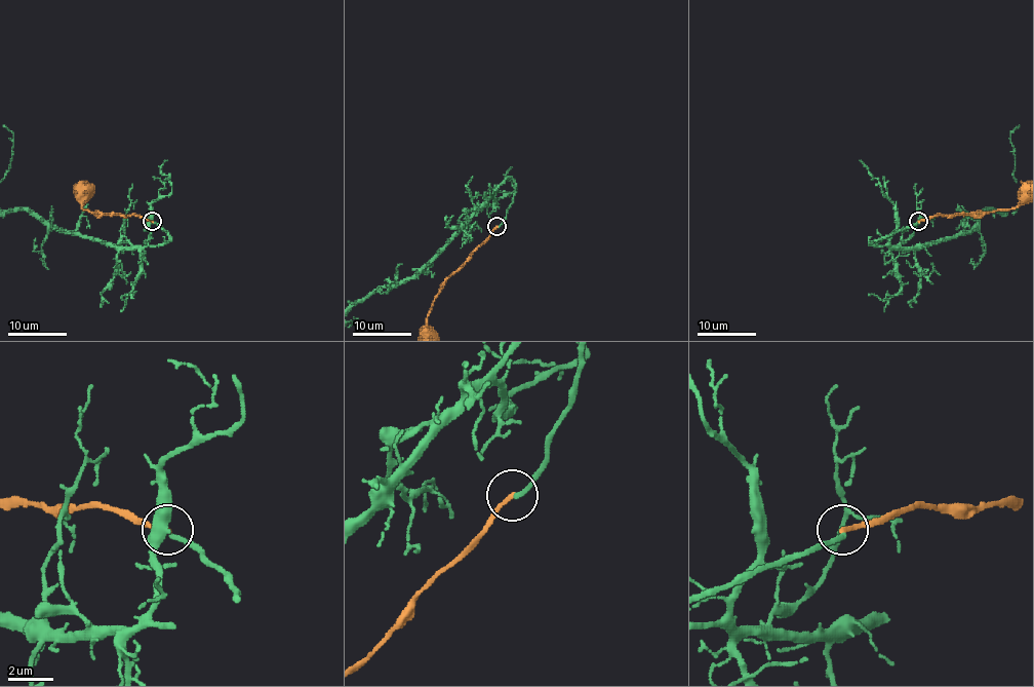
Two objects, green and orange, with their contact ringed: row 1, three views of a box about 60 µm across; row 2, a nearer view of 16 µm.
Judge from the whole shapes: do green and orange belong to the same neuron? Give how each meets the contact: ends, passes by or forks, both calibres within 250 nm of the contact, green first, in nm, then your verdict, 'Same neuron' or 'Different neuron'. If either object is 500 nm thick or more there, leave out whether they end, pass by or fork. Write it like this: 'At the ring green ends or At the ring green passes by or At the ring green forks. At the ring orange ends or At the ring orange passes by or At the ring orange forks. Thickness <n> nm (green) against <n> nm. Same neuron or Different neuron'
At the ring green ends. At the ring orange ends. Thickness 220 nm (green) against 220 nm. Different neuron

